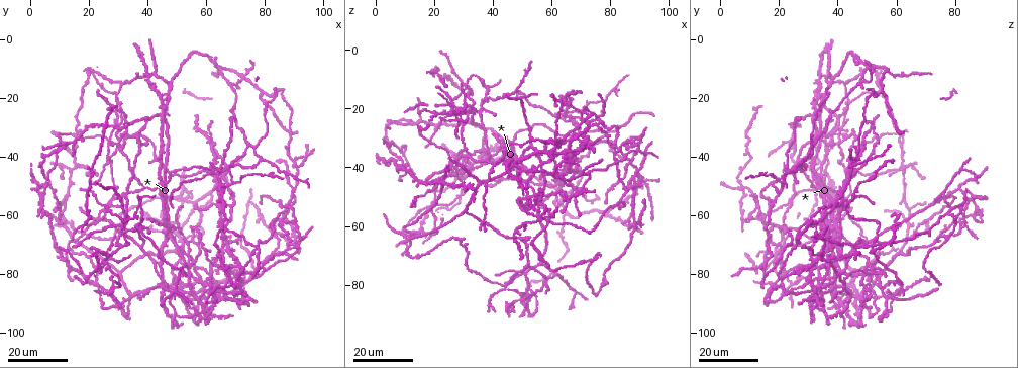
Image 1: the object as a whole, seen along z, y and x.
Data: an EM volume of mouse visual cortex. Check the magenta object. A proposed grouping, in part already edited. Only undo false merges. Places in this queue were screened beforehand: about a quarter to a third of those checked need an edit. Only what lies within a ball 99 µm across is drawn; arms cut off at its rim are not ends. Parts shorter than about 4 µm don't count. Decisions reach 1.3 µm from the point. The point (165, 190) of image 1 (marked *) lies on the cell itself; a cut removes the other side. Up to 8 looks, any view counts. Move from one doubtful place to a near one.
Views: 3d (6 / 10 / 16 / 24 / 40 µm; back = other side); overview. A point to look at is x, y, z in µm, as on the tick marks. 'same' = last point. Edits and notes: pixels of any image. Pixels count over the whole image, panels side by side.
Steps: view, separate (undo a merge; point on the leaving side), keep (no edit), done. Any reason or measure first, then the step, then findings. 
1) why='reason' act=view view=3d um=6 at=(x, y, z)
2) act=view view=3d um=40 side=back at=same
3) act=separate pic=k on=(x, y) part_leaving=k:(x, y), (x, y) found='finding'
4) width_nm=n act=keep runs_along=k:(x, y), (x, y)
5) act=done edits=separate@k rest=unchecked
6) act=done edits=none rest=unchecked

why='four-way junction' act=view view=3d um=24 at=(65, 51, 20)

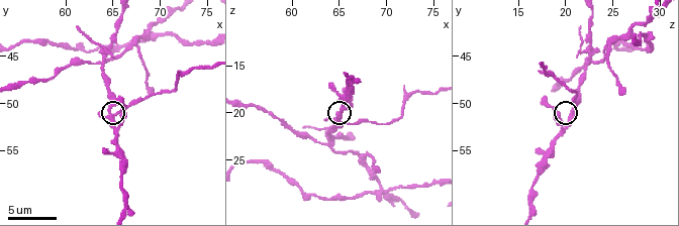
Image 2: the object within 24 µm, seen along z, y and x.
why='zoom in' act=view view=3d um=10 at=(65.0, 51.6, 21.0)

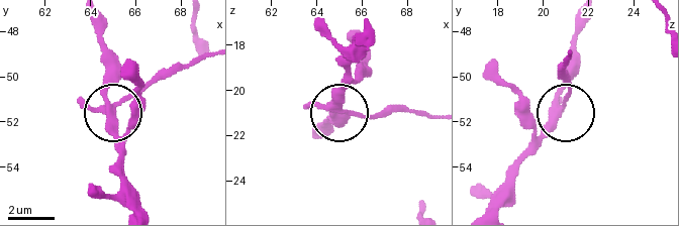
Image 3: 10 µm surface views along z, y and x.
arms=4 act=separate pic=3 on=(362, 117) part_leaving=3:(335, 108), (369, 118), (392, 112), (432, 118) found='a second cell is stuck on'

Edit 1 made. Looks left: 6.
act=view view=3d um=24 at=(22, 83, 44)

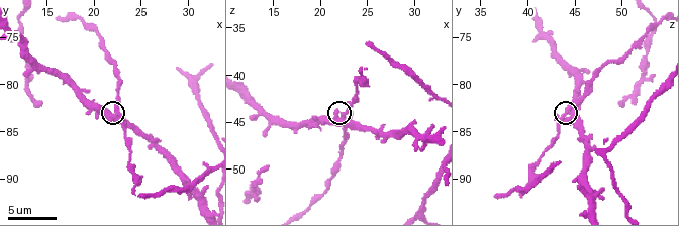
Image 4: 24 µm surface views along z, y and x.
act=view view=3d um=6 at=(22.6, 83.0, 44.2)

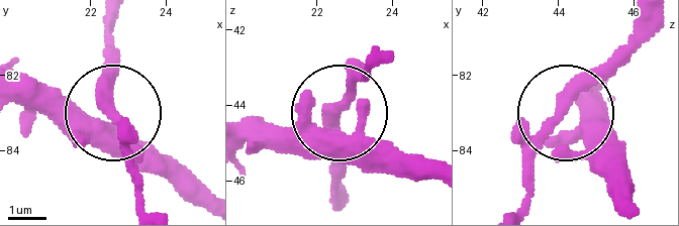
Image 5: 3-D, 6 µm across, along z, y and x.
width_nm=390 act=keep runs_along=5:(520, 202), (550, 134), (653, 22) found='one cell here'

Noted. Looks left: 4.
why='side arm on a straight run' act=view view=3d um=24 at=(9, 41, 34)

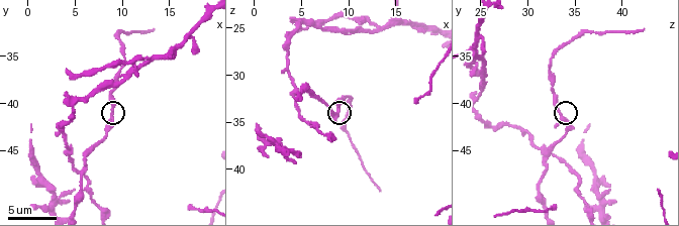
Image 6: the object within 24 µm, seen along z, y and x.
act=view view=3d um=10 at=(9.0, 41.0, 33.4)

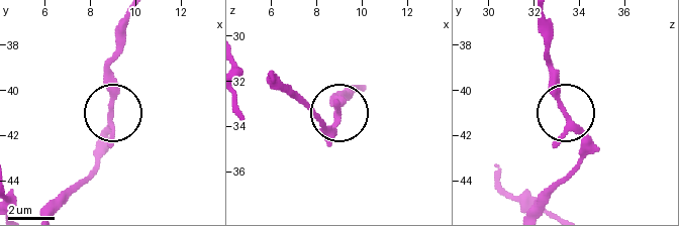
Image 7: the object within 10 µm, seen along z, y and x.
width_nm=190 act=keep runs_along=7:(522, 201), (529, 207), (540, 201), (580, 155), (548, 52) found='continuous, no second cell'

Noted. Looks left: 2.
why='three arms meet' act=view view=3d um=24 at=(61, 52, 76)

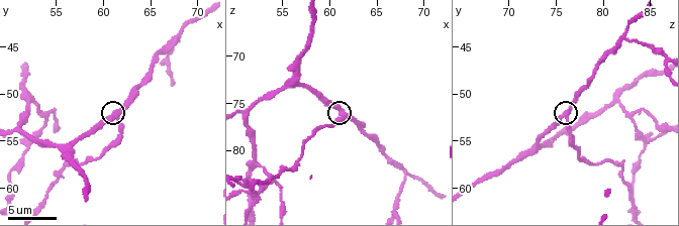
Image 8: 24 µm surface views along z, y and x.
act=view view=3d um=6 at=(61.8, 52.2, 76.2)

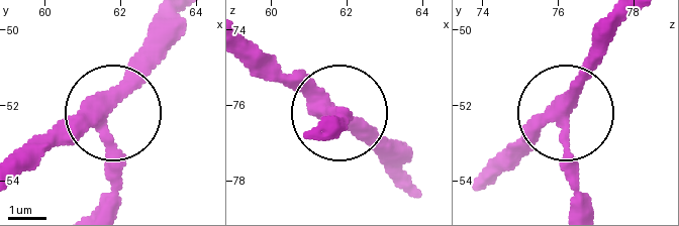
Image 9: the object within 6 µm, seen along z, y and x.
arms=3 act=keep runs_along=9:(22, 176), (173, 44) found='continuous, no second cell'

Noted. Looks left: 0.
act=done edits=separate@3 rest=unchecked

